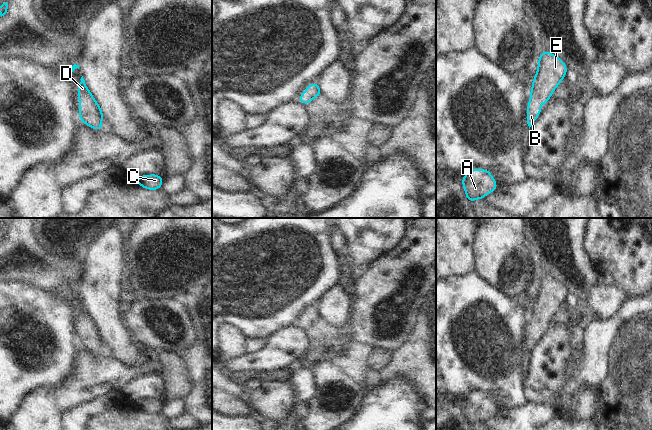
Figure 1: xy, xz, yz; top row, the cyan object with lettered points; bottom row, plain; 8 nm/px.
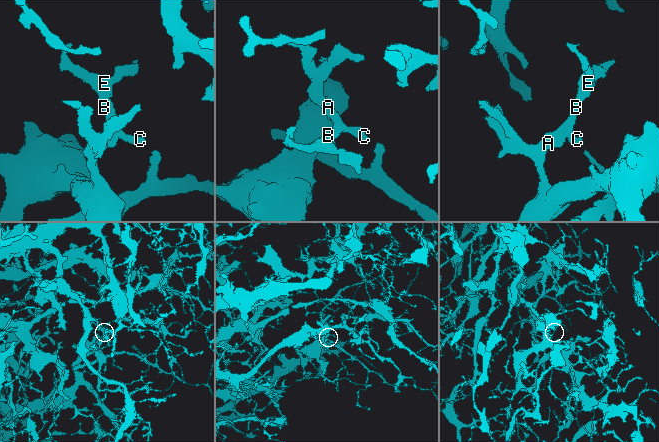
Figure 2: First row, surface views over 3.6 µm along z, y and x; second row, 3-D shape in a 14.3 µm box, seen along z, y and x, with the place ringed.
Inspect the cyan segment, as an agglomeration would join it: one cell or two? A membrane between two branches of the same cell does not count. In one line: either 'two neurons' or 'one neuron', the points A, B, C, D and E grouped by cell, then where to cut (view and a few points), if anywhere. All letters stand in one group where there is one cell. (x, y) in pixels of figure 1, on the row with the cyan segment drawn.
one neuron | A B C D E | no cut

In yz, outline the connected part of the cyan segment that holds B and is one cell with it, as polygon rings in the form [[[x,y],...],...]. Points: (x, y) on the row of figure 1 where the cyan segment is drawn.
[[[547,49],[540,53],[535,77],[532,79],[530,100],[527,105],[527,124],[530,127],[539,117],[540,106],[547,103],[552,93],[566,77],[568,68],[564,61]]]

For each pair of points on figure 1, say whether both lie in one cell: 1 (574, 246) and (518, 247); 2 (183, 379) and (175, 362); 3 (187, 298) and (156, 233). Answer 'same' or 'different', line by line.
1: different
2: same
3: different

